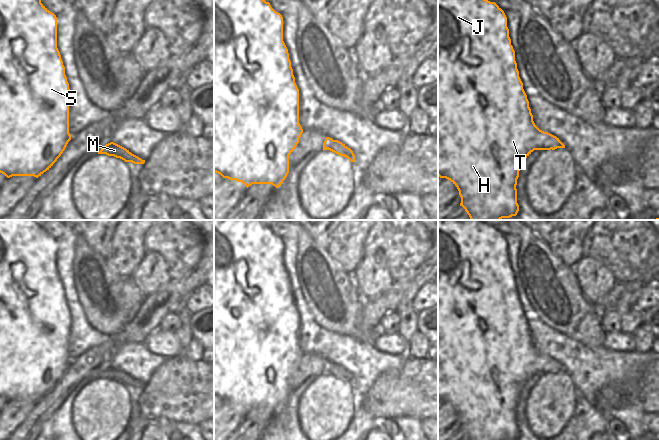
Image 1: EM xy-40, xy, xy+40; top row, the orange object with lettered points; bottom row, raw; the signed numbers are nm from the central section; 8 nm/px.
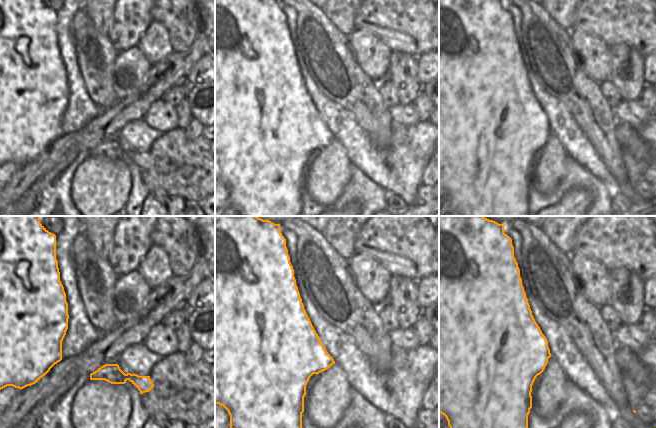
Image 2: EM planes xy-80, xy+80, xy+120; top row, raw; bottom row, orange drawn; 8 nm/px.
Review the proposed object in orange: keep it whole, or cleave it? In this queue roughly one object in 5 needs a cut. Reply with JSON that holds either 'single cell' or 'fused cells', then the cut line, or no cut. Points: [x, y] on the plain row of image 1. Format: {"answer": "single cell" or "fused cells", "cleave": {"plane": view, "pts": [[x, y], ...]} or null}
{"answer": "fused cells", "cleave": {"plane": "xy", "pts": [[335, 364], [327, 372]]}}

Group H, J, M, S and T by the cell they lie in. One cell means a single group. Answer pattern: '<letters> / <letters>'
H J S T / M

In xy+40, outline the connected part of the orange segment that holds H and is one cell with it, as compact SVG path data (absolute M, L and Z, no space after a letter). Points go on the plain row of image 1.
M438 220L438 400L450 404L457 411L461 421L460 430L469 440L516 440L519 435L516 409L521 389L534 374L551 374L561 367L556 360L540 354L533 345L504 235L495 226L481 220Z

